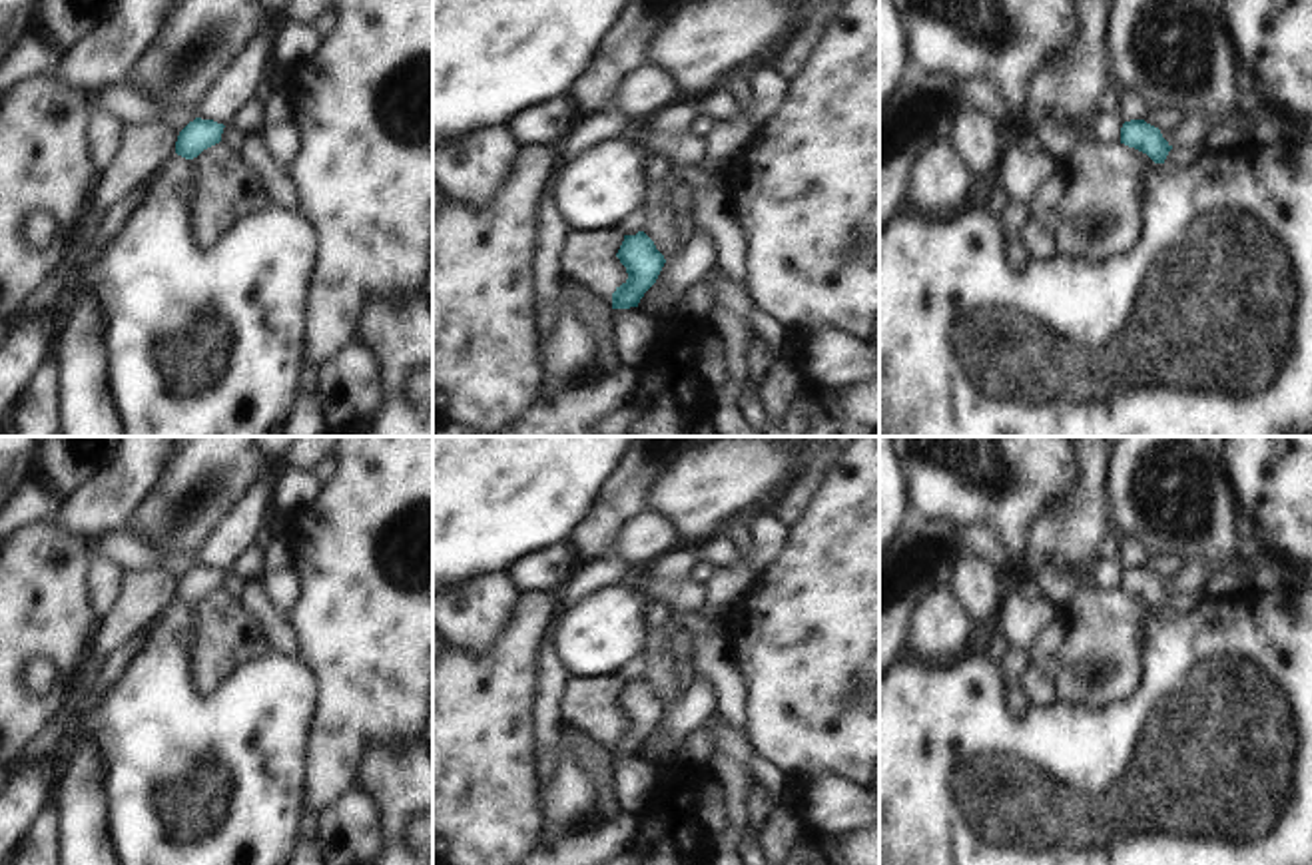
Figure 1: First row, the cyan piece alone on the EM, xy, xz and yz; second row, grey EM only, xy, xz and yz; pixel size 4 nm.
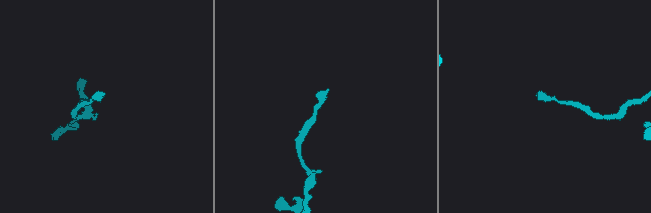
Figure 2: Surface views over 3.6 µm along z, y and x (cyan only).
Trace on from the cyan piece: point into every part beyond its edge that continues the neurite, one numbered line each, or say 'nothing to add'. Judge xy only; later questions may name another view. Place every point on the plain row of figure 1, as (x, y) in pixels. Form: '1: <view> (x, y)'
nothing to add

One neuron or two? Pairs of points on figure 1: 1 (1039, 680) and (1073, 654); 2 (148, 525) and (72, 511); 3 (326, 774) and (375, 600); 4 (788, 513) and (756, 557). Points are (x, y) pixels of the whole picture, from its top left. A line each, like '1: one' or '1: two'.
1: two
2: two
3: one
4: two

